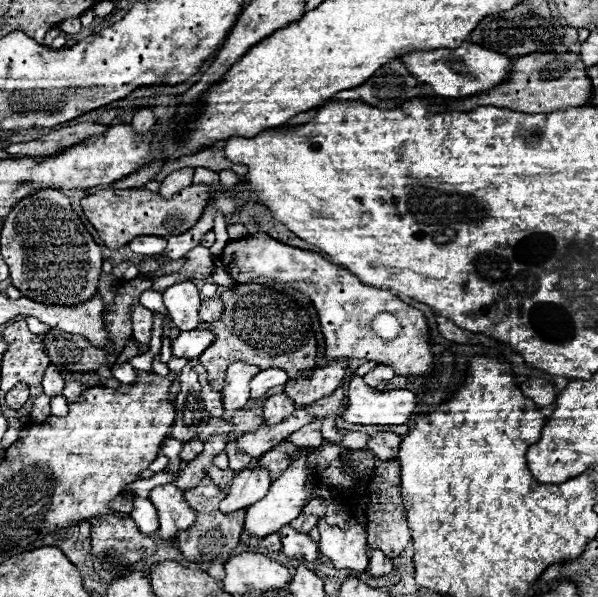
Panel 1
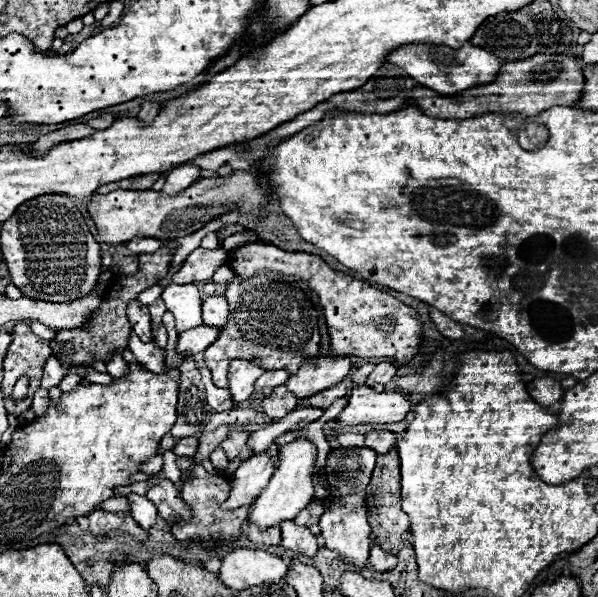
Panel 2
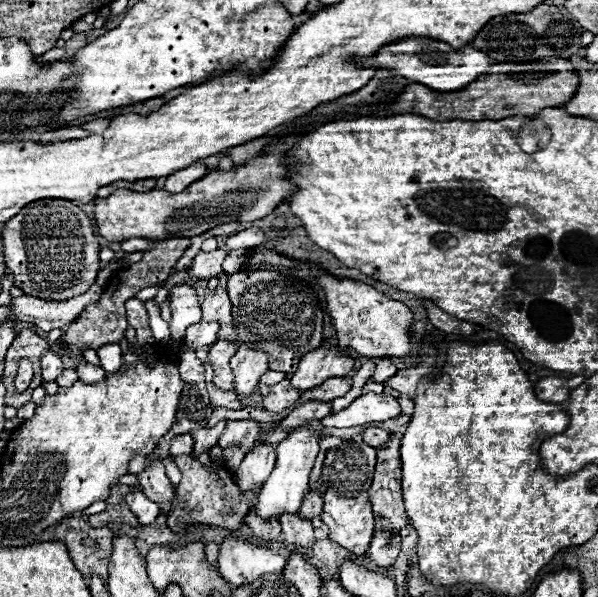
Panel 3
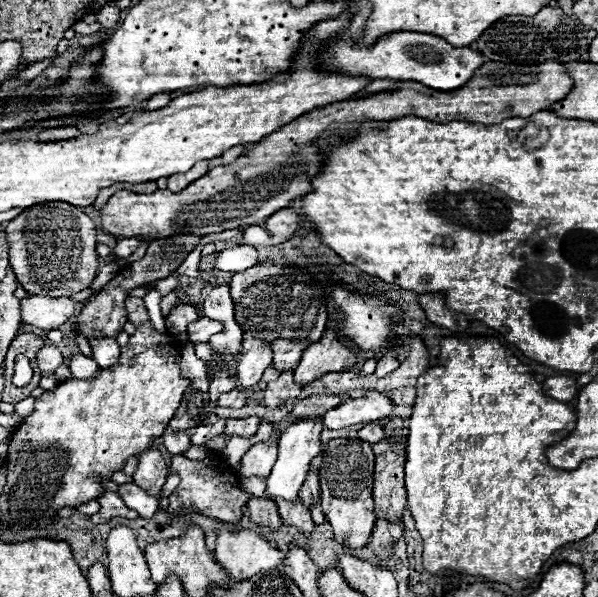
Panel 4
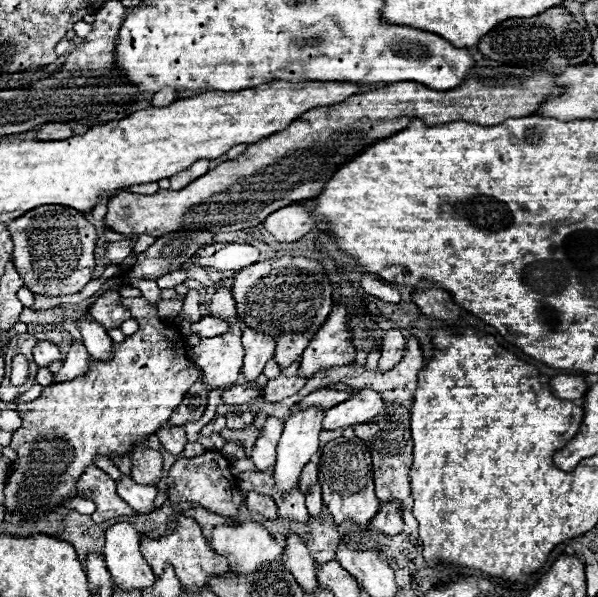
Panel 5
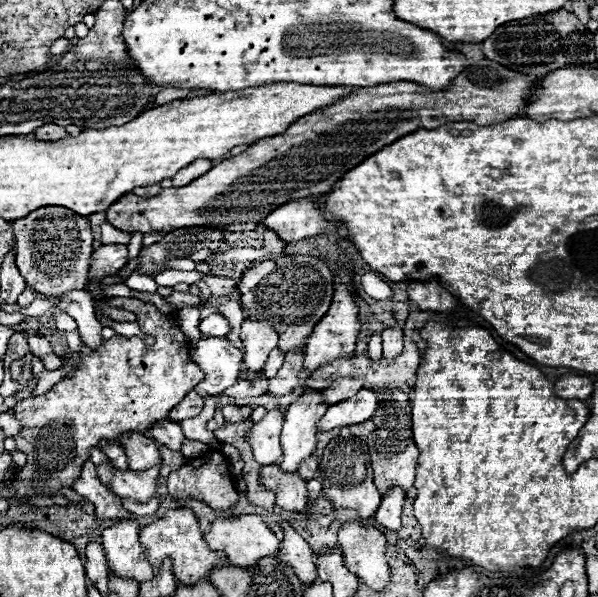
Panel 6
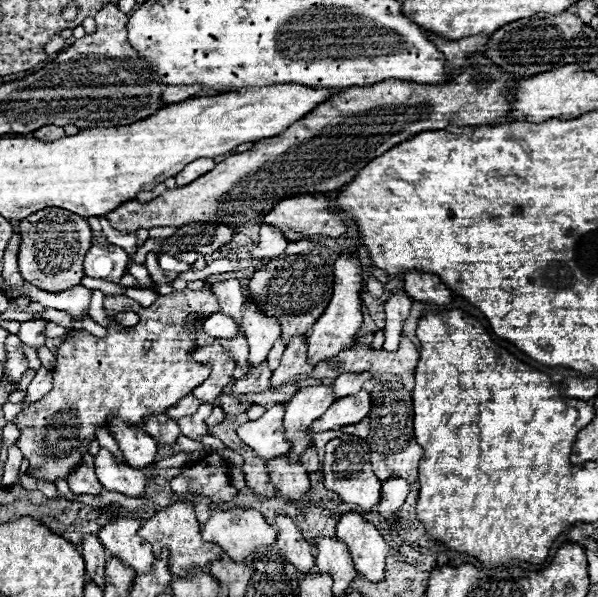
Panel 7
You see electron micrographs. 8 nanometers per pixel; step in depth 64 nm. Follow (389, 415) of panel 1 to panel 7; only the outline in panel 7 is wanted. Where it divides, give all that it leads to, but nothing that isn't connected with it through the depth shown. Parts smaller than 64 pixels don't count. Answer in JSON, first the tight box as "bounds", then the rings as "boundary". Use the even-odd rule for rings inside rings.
{"bounds":[308,390,370,432],"boundary":[[[360,390],[352,396],[342,396],[338,398],[314,424],[308,428],[308,432],[326,432],[334,430],[346,424],[358,424],[368,416],[370,410],[370,394],[366,390]]]}

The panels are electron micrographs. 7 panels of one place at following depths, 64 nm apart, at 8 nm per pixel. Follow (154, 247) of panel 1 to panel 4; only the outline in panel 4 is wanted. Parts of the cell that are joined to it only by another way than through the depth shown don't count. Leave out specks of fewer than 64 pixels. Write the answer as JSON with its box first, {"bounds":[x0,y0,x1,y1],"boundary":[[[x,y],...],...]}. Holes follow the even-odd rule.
{"bounds":[112,238,140,258],"boundary":[[[138,238],[118,240],[118,242],[116,242],[116,248],[112,250],[112,256],[116,256],[116,258],[128,258],[128,256],[138,248],[138,244],[140,244]]]}

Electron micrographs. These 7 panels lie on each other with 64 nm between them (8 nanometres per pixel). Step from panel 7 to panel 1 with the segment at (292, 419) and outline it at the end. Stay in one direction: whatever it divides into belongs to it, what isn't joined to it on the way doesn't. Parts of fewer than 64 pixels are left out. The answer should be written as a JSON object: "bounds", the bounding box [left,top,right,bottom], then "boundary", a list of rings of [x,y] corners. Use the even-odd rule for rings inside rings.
{"bounds":[244,454,312,536],"boundary":[[[294,454],[288,468],[276,478],[272,480],[270,484],[270,490],[268,494],[258,500],[256,504],[248,506],[246,508],[246,522],[244,522],[244,528],[250,536],[268,536],[268,534],[274,534],[278,532],[282,526],[290,524],[306,506],[306,502],[312,498],[312,486],[308,484],[308,460],[306,456],[302,454]]]}

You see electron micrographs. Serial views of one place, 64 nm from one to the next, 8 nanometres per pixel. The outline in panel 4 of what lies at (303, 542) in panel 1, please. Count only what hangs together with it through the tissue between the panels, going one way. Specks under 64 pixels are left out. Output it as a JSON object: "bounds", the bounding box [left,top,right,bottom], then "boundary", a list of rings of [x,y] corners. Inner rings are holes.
{"bounds":[276,500,314,534],"boundary":[[[276,500],[278,502],[278,510],[280,510],[280,518],[284,524],[302,528],[304,534],[310,534],[310,528],[314,528],[314,522],[310,518],[308,508],[302,504],[302,500],[294,500],[294,502],[286,502],[286,500]]]}

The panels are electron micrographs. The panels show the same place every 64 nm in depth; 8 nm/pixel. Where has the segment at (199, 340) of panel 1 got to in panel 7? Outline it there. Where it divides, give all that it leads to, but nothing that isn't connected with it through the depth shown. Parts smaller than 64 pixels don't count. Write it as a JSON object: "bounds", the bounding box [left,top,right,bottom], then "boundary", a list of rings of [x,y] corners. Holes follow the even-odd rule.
{"bounds":[202,312,238,340],"boundary":[[[218,312],[218,314],[204,320],[202,332],[212,336],[212,338],[228,338],[228,340],[232,340],[232,338],[238,336],[238,324],[228,314]]]}

